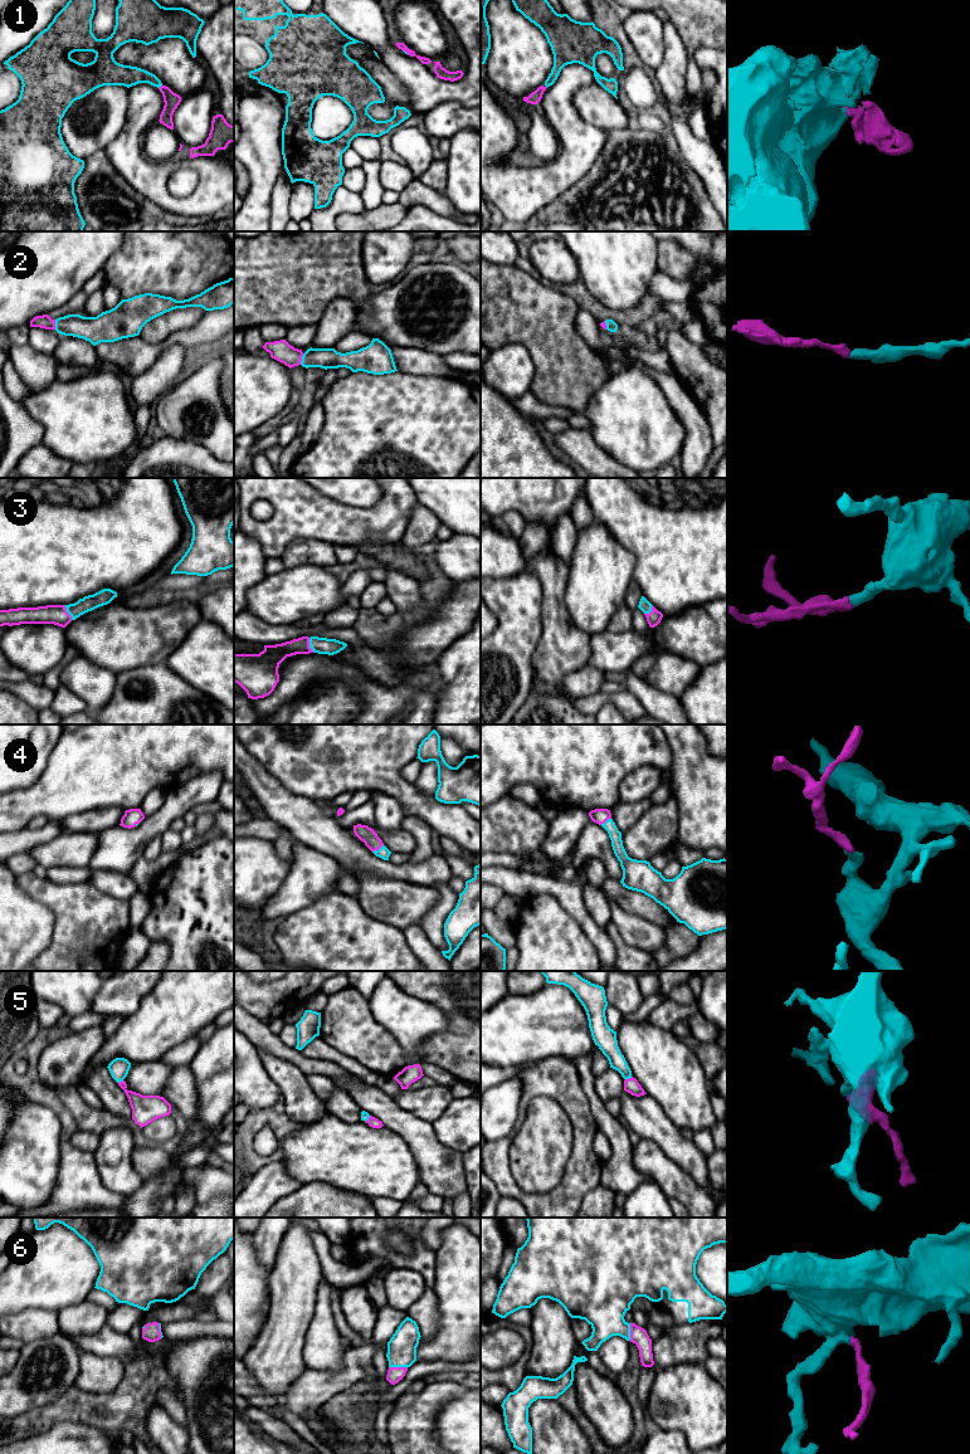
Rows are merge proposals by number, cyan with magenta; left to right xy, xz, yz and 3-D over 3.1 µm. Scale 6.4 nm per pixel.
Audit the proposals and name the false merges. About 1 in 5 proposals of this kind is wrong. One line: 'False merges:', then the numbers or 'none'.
False merges: none

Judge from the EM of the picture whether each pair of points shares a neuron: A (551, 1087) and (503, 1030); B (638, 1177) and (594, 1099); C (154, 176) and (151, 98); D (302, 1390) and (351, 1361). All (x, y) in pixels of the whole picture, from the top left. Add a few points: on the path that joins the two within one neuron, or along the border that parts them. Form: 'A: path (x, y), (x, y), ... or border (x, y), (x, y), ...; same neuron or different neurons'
A: border (560, 1055), (549, 1055), (516, 1069); different neurons
B: path (622, 1159), (619, 1138), (604, 1120); same neuron
C: path (135, 157), (135, 127), (140, 117); same neuron
D: path (316, 1387), (336, 1382), (344, 1375); same neuron

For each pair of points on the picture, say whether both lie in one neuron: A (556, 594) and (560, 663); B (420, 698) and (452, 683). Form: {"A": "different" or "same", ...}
{"A": "same", "B": "different"}

